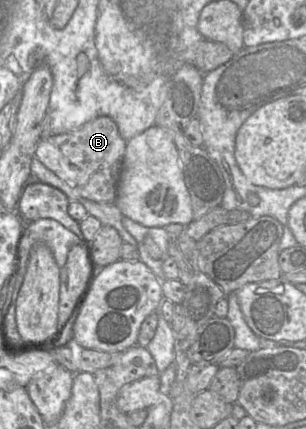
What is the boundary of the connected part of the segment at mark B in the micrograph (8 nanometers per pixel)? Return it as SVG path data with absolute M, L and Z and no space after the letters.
M100 116L73 131L42 138L35 156L82 197L115 204L126 144L116 123L110 117Z

